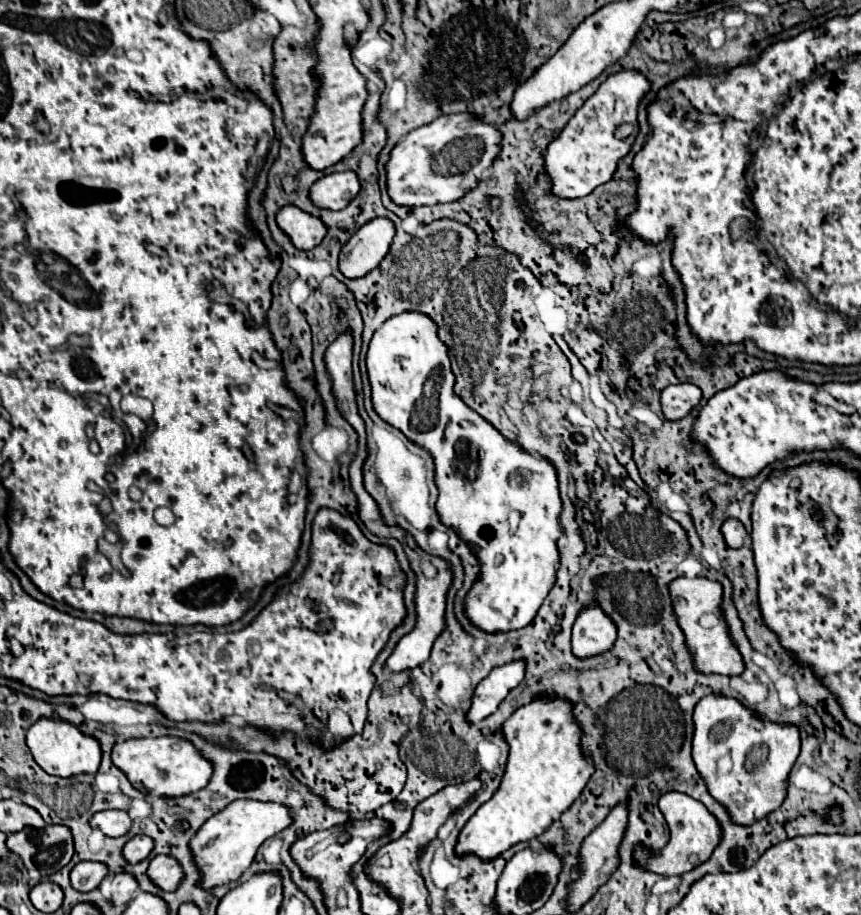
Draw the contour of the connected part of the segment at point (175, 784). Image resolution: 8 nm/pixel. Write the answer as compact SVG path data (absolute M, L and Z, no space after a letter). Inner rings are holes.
M174 736L132 738L126 742L118 742L112 748L112 762L126 774L126 778L136 790L148 796L188 796L192 792L202 790L212 776L212 764L206 758L202 758L190 742Z

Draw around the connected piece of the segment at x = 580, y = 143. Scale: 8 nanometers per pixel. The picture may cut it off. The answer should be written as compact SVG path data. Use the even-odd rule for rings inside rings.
M622 70L608 76L606 82L576 110L576 114L568 120L564 130L552 140L546 148L544 156L544 174L552 184L552 194L558 198L582 198L588 196L596 186L608 182L616 170L620 158L624 158L634 142L634 134L618 140L614 136L616 128L624 124L624 120L636 122L638 102L650 90L650 82L640 72Z

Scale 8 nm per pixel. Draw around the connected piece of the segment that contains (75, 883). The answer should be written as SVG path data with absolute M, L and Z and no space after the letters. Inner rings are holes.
M78 862L70 872L70 884L78 892L90 892L104 880L108 868L98 862Z

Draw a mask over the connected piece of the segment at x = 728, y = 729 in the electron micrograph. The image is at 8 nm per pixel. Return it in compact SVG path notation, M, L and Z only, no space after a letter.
M714 694L696 704L692 720L692 760L710 796L726 808L730 820L750 826L780 808L786 798L788 774L800 754L798 728L760 720L738 700Z

